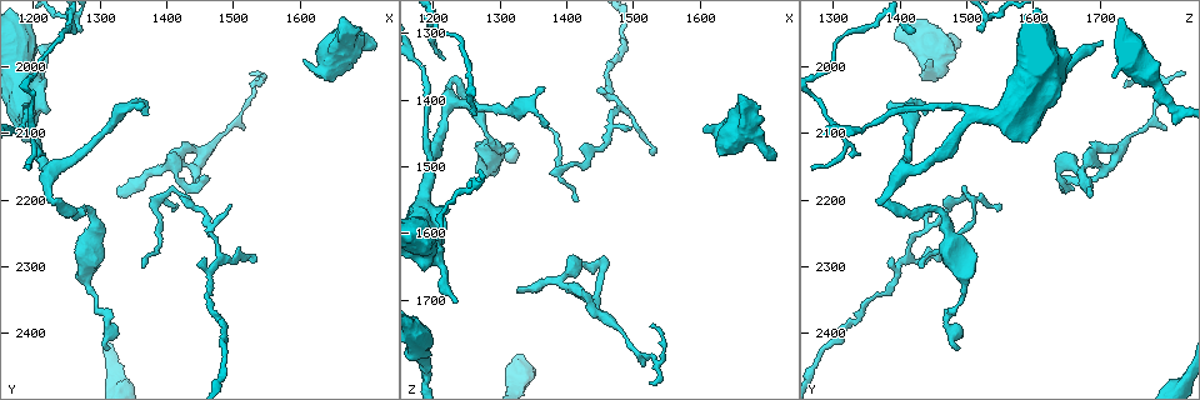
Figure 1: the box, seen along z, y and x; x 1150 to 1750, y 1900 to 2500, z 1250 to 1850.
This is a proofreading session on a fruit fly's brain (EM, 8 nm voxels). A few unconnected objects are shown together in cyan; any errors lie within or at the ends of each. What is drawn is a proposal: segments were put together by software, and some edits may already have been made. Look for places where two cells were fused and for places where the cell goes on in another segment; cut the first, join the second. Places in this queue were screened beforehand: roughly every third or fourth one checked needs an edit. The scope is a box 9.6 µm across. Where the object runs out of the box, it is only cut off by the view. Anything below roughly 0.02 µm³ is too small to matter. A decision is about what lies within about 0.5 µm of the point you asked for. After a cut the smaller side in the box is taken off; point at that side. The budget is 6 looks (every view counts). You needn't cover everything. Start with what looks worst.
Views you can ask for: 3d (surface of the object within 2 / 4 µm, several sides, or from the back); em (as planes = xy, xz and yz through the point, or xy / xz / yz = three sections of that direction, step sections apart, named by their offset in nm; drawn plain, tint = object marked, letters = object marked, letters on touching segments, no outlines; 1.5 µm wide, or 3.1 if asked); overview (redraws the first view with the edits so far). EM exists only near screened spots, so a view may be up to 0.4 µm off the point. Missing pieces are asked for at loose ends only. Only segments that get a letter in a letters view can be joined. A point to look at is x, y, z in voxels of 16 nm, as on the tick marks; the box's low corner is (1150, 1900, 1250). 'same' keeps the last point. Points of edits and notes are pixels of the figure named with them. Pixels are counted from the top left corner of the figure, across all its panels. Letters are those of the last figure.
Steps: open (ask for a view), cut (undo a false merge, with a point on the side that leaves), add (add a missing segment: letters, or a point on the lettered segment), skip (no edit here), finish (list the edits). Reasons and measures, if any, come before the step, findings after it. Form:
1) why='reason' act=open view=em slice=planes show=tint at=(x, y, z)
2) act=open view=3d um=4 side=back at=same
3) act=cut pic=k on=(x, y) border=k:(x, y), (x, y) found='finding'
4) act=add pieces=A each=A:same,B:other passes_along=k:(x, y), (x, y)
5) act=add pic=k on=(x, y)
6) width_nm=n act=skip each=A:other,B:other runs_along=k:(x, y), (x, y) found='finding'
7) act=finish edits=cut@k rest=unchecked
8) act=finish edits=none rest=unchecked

why='branch stops here' act=open view=3d um=2 at=(1325, 2190, 1690)

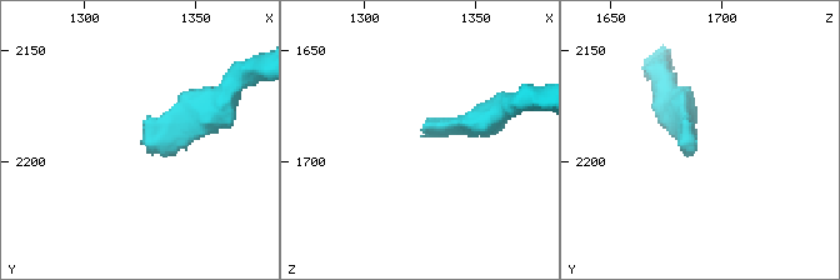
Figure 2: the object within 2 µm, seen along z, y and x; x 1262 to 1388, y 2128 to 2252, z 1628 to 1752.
why='need the tissue' act=open view=em slice=planes show=letters at=(1329, 2195, 1686)

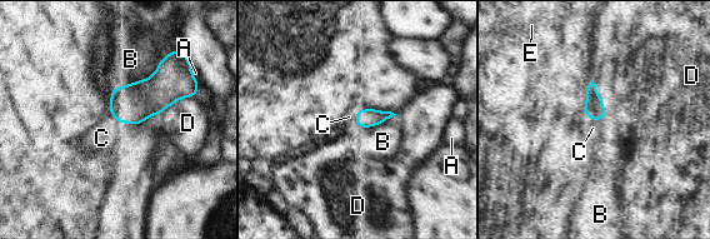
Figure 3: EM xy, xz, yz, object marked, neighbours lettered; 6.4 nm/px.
act=add pieces=C each=A:other,B:other,C:same,D:other,E:other passes_along=3:(134, 104), (119, 123), (101, 138) found='it goes on there'

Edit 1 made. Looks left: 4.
why='thin end' act=open view=em slice=yz step=4 show=plain at=(1365, 2305, 1430)

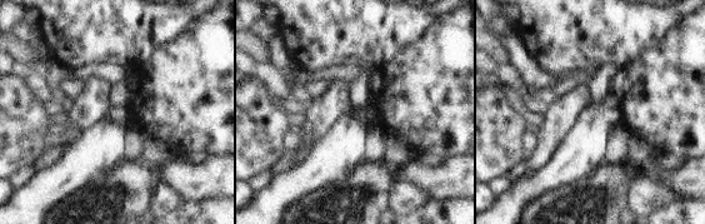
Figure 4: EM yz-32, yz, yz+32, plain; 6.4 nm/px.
why='what lies round it' act=open view=em slice=yz step=4 show=letters at=same

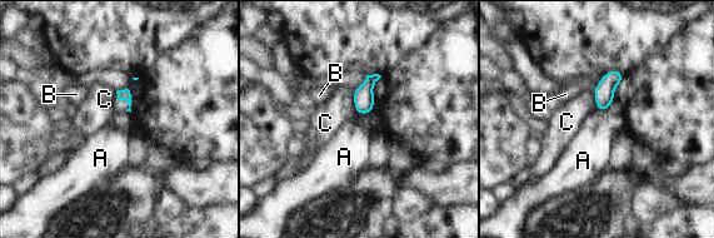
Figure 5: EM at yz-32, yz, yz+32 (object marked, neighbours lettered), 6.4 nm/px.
act=skip each=A:other,B:other,C:other border=5:(614, 100), (604, 110), (597, 109) found='no lettered segment goes on from it'

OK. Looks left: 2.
act=finish edits=add@3 rest=unchecked

